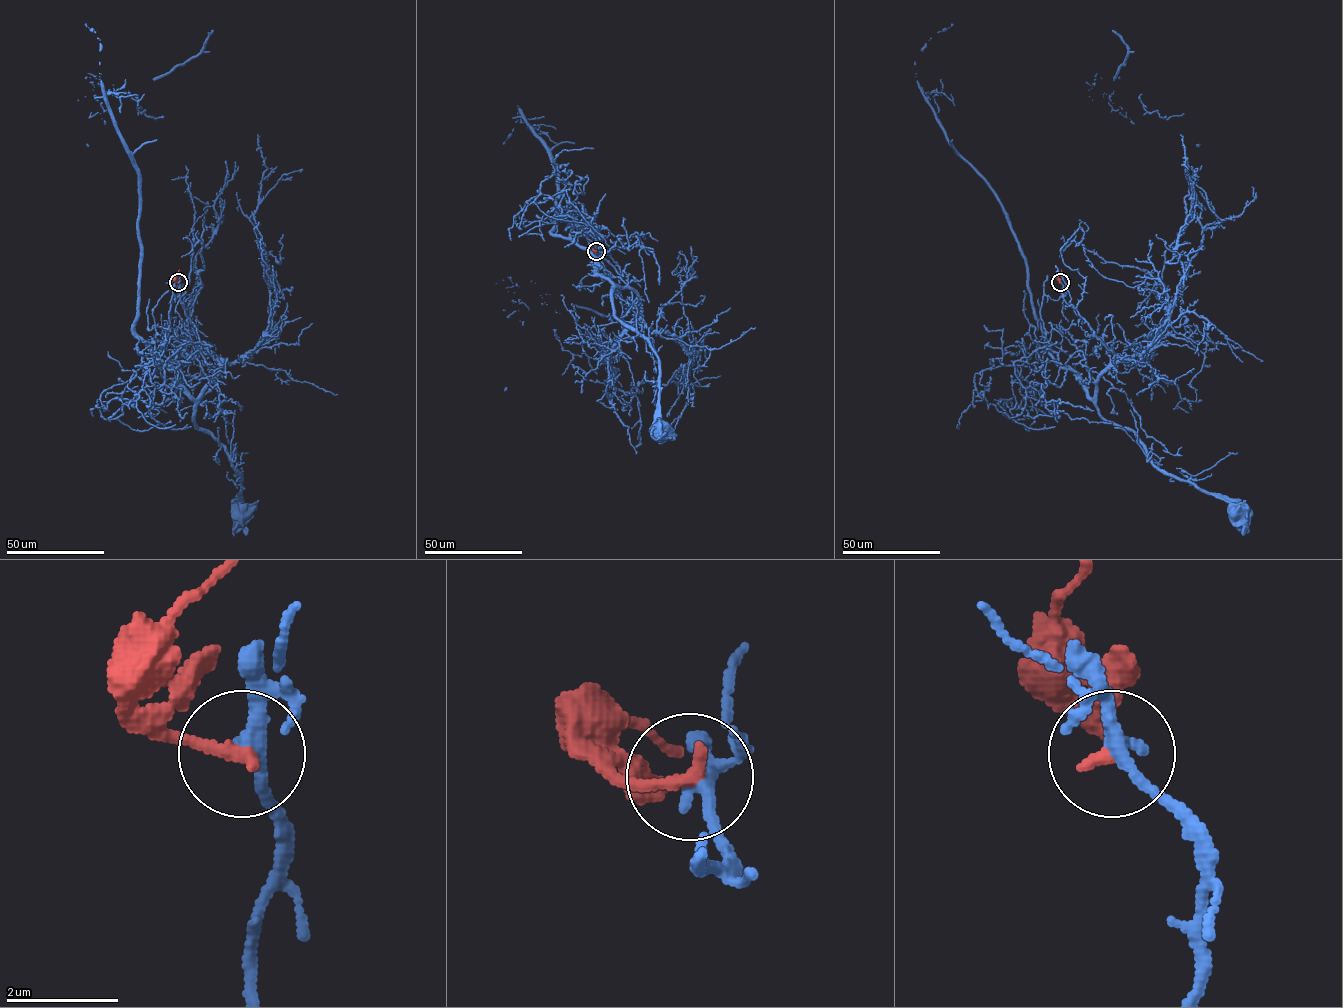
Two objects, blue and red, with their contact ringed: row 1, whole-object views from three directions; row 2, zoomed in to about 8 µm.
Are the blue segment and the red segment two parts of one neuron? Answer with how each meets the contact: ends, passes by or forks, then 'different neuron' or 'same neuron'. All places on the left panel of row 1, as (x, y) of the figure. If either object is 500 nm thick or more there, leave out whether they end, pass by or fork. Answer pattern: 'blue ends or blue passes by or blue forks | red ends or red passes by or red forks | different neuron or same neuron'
blue passes by | red ends | different neuron

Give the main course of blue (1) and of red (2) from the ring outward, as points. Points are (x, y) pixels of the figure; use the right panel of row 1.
1: (1060, 282), (1063, 299), (1124, 359), (1097, 383), (1100, 415), (1131, 430), (1159, 469), (1223, 498), (1237, 514)
2: (1060, 282), (1061, 270)

